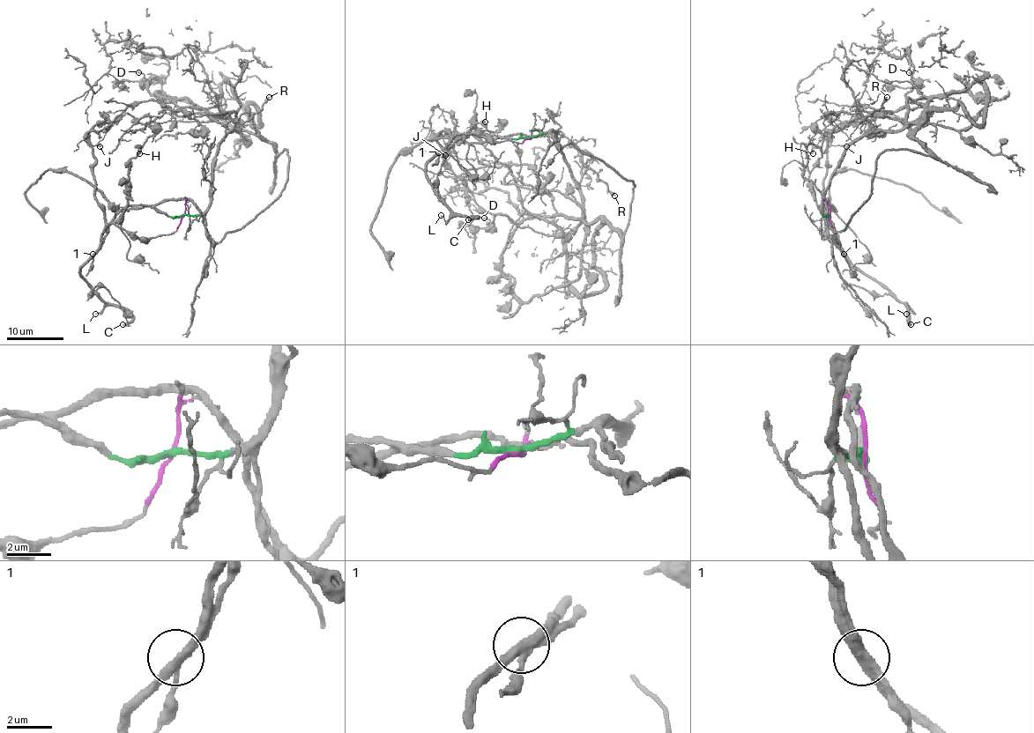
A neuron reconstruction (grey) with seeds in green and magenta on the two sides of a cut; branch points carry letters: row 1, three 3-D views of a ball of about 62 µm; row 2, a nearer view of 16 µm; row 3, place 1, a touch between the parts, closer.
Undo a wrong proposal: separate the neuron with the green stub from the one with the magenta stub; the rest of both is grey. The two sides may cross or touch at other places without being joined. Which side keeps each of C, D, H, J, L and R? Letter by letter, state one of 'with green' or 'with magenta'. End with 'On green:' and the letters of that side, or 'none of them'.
C: with magenta
D: with green
H: with magenta
J: with magenta
L: with magenta
R: with green
On green: D, R

